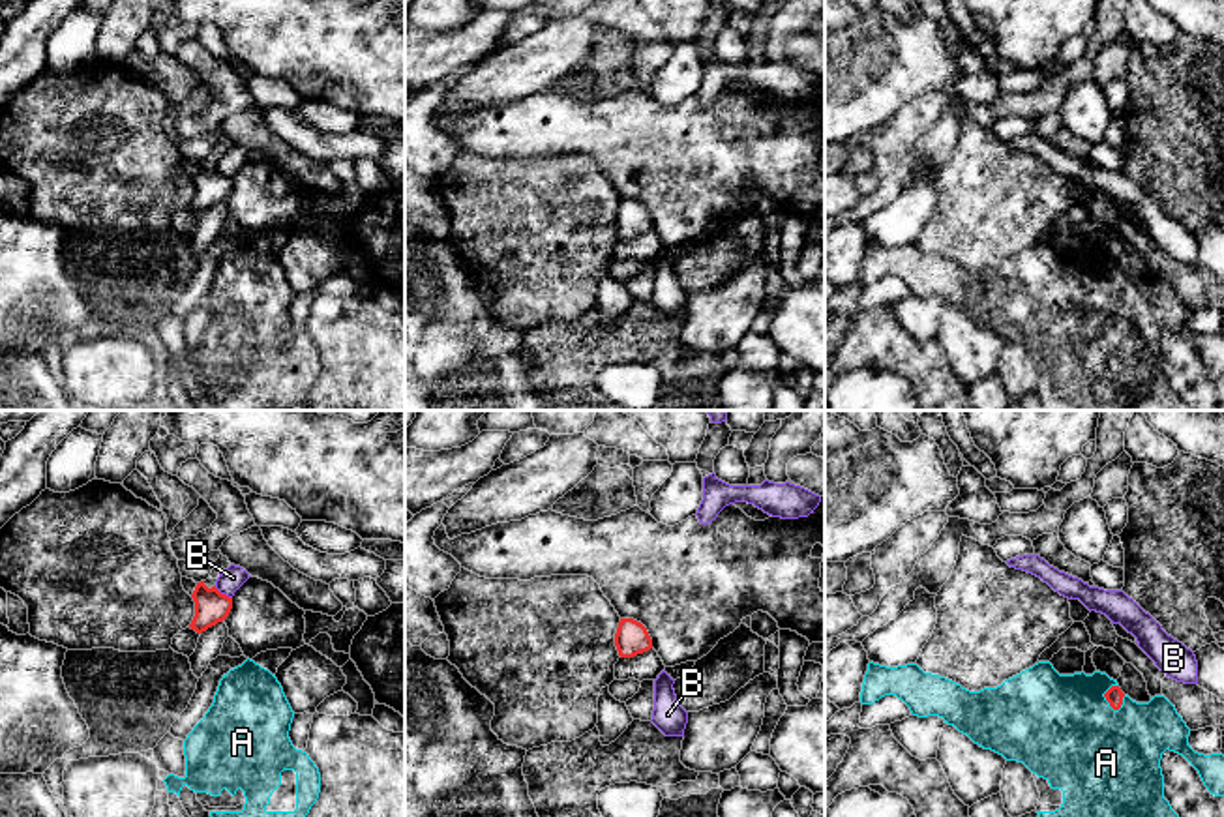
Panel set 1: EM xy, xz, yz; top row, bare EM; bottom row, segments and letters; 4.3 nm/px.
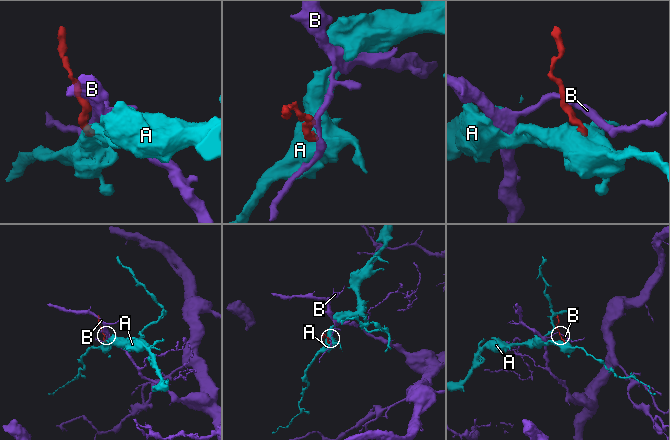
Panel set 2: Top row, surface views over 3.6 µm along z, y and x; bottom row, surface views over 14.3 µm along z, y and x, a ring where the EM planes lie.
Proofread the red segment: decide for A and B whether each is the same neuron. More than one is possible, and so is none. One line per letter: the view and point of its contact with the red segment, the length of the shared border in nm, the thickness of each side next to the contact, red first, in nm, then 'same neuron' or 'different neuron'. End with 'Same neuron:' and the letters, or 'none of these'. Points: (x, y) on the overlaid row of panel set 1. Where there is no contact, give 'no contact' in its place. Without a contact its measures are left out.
A: contact yz (1104, 696); length 120 nm; calibres 80 and 460 nm; same neuron
B: contact xy (223, 594); length 90 nm; calibres 140 and 100 nm; different neuron
Same neuron: A

